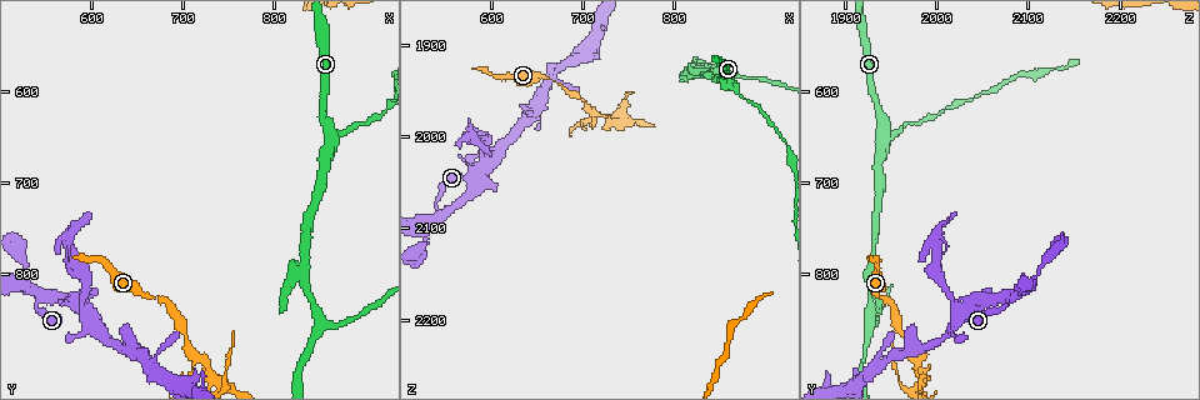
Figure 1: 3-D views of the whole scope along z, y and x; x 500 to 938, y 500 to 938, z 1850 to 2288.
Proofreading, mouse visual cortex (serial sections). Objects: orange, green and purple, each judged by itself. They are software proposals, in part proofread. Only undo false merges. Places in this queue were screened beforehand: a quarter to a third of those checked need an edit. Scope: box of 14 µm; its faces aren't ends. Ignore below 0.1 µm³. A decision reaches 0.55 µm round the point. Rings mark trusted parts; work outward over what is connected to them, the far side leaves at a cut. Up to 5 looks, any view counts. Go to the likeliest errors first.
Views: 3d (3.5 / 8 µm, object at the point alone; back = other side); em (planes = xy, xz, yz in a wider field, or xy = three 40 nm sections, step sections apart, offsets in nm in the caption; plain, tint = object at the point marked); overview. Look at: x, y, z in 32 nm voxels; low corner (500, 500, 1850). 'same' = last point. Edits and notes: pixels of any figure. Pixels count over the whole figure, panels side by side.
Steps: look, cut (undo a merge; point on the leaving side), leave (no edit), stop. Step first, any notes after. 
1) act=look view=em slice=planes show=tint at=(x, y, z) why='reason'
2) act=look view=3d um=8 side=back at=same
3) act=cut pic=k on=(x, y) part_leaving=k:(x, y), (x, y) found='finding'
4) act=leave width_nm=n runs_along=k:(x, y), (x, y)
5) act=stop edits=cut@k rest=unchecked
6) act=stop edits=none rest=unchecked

act=look view=3d um=3.5 at=(715, 890, 1975) why='three-way junction'

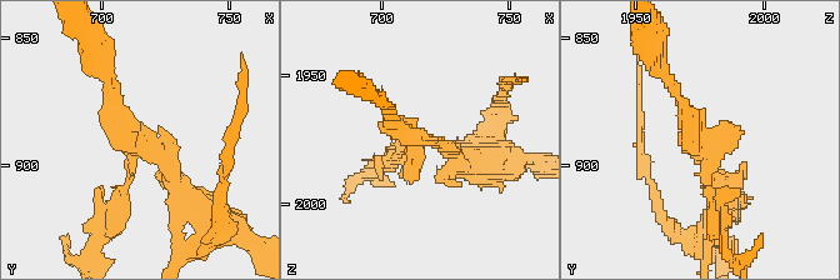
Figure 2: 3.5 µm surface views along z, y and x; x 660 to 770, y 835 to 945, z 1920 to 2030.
act=look view=em slice=xy step=1 show=tint at=(713, 891, 1975) arms=3 arm_widths_nm=150,150,250

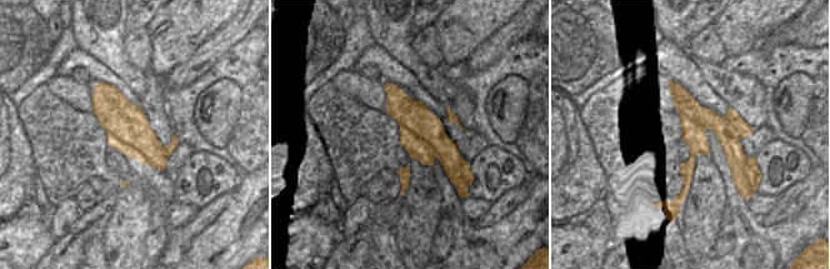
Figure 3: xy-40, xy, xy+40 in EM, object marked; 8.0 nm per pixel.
act=leave width_nm=360 runs_along=3:(388, 86), (396, 101), (463, 174) found='continuous, no second cell'

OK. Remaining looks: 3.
act=look view=3d um=3.5 at=(860, 645, 1945) why='arms part here'

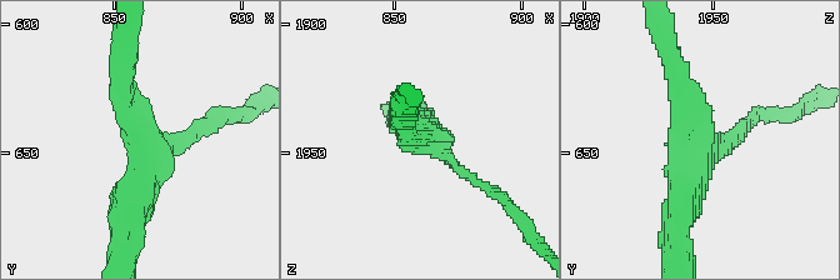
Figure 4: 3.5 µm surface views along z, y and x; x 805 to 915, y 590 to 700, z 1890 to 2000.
act=look view=em slice=planes show=tint at=(862, 647, 1944) arms=3 arm_widths_nm=150,300,450 why='need the tissue'

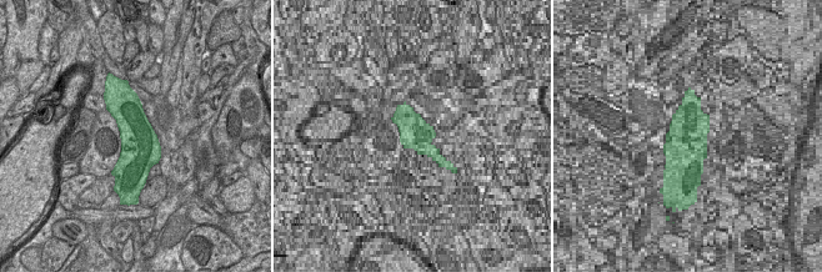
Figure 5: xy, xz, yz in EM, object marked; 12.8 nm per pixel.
act=leave runs_along=4:(123, 74), (149, 154), (130, 220) found='one cell here'

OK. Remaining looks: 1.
act=stop edits=none rest=unchecked

